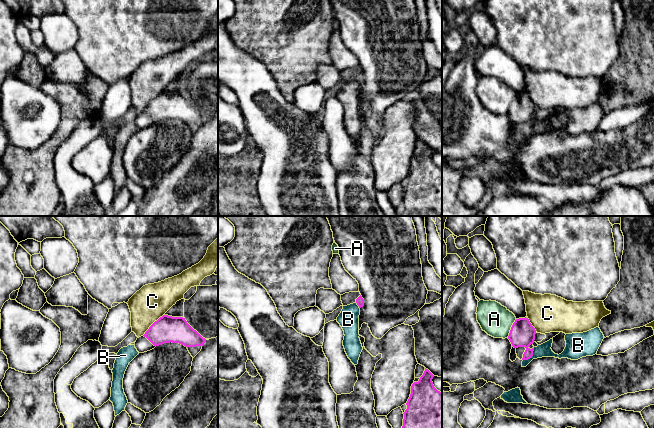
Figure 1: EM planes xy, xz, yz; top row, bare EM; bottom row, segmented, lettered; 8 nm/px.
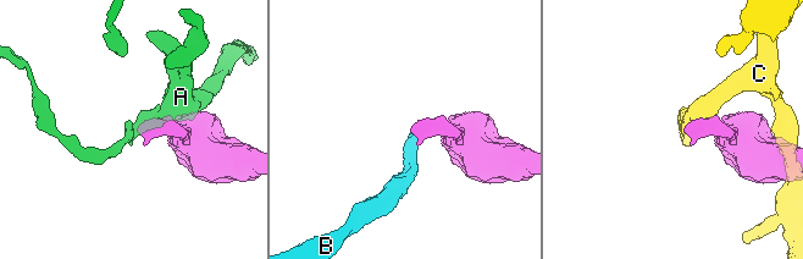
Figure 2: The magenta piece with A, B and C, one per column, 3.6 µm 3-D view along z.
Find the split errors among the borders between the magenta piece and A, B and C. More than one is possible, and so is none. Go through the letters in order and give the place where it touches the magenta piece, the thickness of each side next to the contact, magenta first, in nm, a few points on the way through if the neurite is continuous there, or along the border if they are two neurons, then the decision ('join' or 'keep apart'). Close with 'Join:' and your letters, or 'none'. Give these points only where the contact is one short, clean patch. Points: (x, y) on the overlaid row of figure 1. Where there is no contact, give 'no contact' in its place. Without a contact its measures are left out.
A: contact yz (511, 328); calibres 200 and 240 nm; border yz (516, 319), (507, 337); keep apart
B: contact yz (531, 356); calibres 200 and 110 nm; border yz (534, 348), (533, 354), (523, 360); keep apart
C: contact xy (152, 324); calibres 220 and 280 nm; keep apart
Join: none

